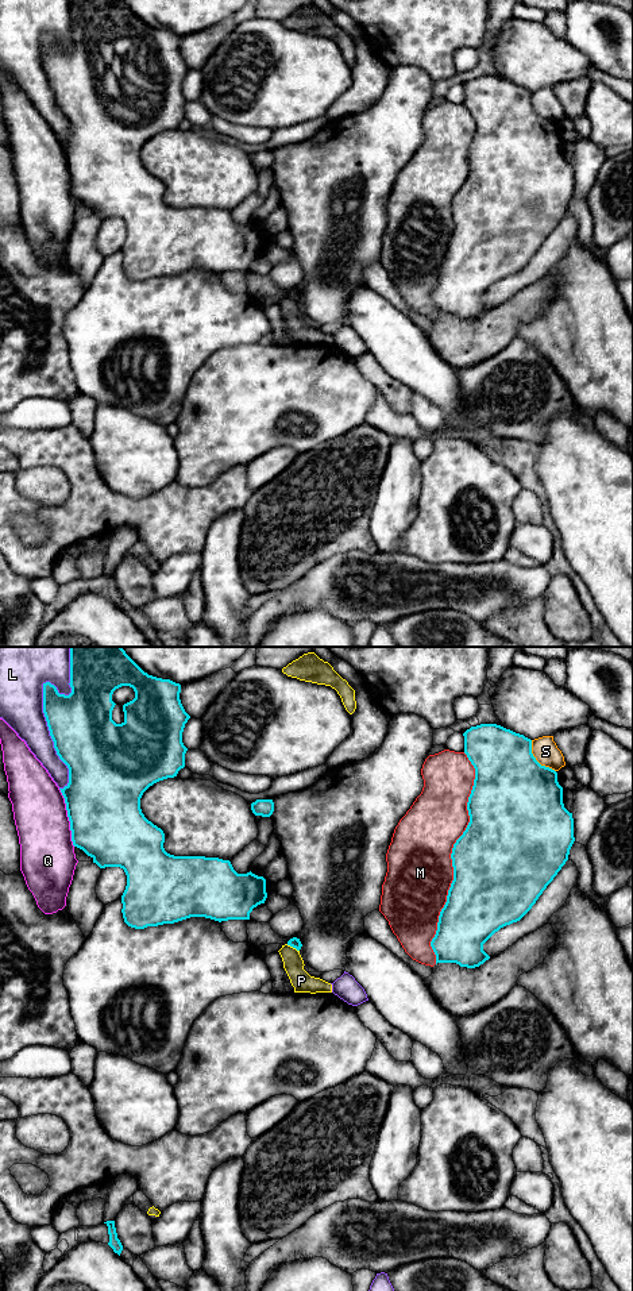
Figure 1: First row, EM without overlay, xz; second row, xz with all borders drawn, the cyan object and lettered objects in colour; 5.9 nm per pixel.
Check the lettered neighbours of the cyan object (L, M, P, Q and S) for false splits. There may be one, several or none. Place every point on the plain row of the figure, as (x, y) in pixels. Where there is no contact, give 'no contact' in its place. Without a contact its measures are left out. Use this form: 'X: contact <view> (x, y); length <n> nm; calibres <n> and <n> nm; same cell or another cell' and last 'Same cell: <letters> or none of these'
L: contact xz (43, 53); length 850 nm; calibres 360 and 280 nm; another cell
M: contact xz (451, 209); length 1250 nm; calibres 480 and 380 nm; another cell
P: contact xz (293, 299); length 90 nm; calibres 60 and 120 nm; another cell
Q: contact xz (68, 168); length 360 nm; calibres 440 and 320 nm; another cell
S: contact xz (535, 111); length 240 nm; calibres 480 and 150 nm; another cell
Same cell: none of these

